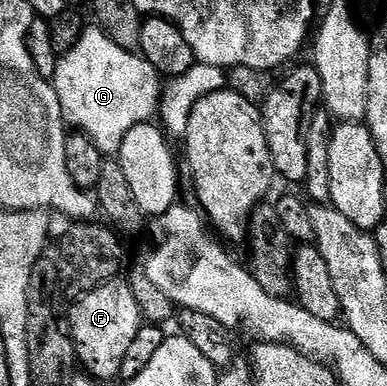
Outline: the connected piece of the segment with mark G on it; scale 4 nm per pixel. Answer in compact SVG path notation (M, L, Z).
M92 28L83 30L81 38L66 53L64 50L60 54L51 84L59 95L66 122L74 130L87 134L95 143L95 147L99 147L101 154L117 155L123 146L123 139L133 127L152 122L158 116L163 77L140 52L119 47L119 43L115 43L115 39L111 39L104 29Z

